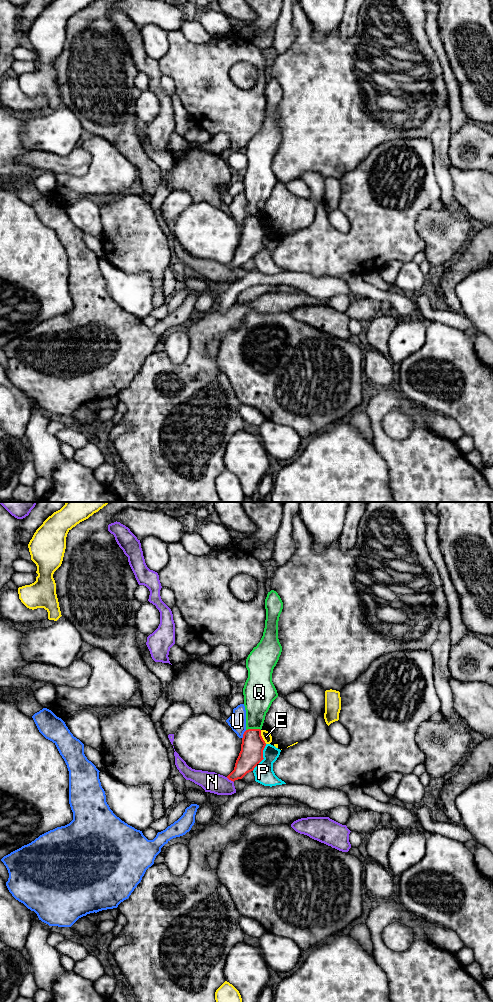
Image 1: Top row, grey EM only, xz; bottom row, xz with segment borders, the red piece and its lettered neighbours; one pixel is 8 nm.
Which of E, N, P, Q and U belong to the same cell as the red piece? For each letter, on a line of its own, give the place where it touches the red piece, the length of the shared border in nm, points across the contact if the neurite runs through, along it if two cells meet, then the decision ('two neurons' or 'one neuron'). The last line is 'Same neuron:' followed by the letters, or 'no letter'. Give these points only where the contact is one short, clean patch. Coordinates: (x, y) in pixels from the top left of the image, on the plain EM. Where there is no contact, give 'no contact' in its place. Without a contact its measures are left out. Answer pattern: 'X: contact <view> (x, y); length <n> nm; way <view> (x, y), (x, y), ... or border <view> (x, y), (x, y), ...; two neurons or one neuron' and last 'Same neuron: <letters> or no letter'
E: contact xz (261, 225); length 120 nm; two neurons
N: contact xz (230, 267); length 80 nm; two neurons
P: contact xz (262, 245); length 240 nm; two neurons
Q: contact xz (253, 217); length 120 nm; border xz (260, 217), (246, 218); two neurons
U: contact xz (243, 222); length 80 nm; two neurons
Same neuron: no letter

